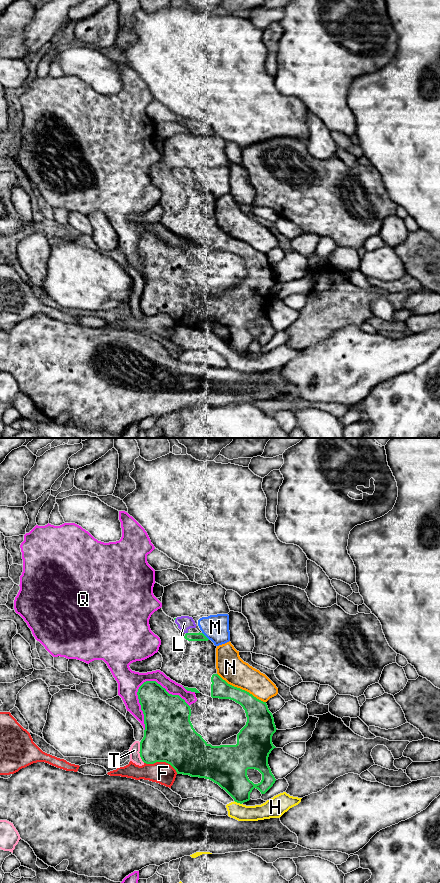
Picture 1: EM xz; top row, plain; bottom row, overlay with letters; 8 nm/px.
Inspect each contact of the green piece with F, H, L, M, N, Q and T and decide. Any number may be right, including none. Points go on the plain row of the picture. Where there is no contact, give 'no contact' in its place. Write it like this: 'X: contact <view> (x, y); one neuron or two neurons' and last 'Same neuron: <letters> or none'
F: contact xz (161, 313); two neurons
H: contact xz (238, 354); two neurons
L: no contact; one neuron
M: contact xz (205, 188); two neurons
N: contact xz (241, 241); two neurons
Q: contact xz (161, 238); two neurons
T: contact xz (139, 304); two neurons
Same neuron: L

